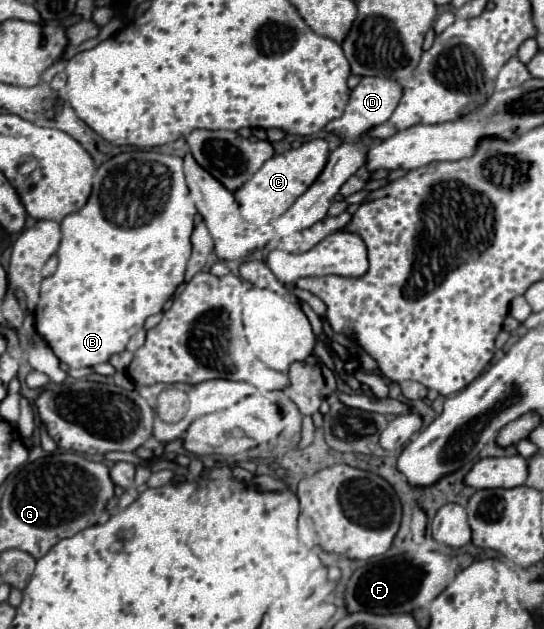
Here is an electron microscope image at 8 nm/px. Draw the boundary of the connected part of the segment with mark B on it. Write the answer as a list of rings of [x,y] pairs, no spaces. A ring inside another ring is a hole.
[[[136,149],[136,151],[126,151],[126,153],[120,153],[120,155],[112,157],[112,159],[108,159],[106,163],[102,163],[96,169],[90,199],[86,201],[86,205],[80,211],[70,213],[60,223],[62,225],[62,243],[60,243],[58,253],[56,253],[58,255],[58,267],[56,267],[54,275],[50,275],[50,277],[46,277],[42,281],[40,301],[38,301],[36,311],[34,311],[38,335],[44,337],[48,347],[56,353],[56,357],[68,369],[92,367],[92,365],[98,365],[98,363],[106,363],[112,355],[122,353],[126,349],[126,343],[130,341],[130,337],[136,335],[142,329],[144,321],[150,315],[160,313],[164,309],[164,303],[174,295],[174,289],[184,281],[186,263],[188,263],[188,257],[190,257],[190,251],[192,251],[190,235],[192,235],[192,229],[194,229],[194,215],[196,215],[196,207],[192,205],[192,199],[188,197],[188,187],[186,187],[186,179],[184,179],[184,171],[182,171],[182,159],[176,157],[176,155]]]

